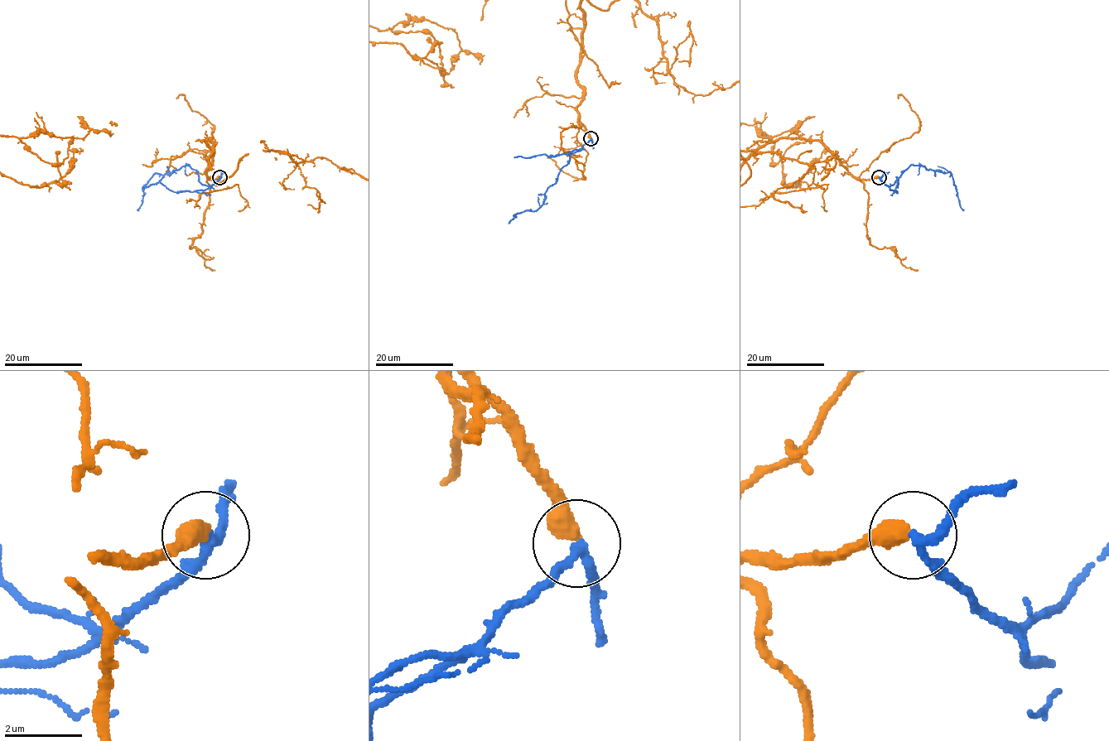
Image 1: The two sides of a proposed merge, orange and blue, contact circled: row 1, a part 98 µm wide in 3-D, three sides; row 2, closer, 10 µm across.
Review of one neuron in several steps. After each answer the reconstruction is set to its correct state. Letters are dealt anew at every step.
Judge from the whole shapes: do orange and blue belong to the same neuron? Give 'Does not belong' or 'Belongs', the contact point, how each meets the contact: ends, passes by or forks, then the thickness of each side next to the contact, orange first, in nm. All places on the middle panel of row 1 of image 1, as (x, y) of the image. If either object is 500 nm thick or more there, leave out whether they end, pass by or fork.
Belongs. Place: (590, 138). Thickness 500 nm (orange) against 240 nm

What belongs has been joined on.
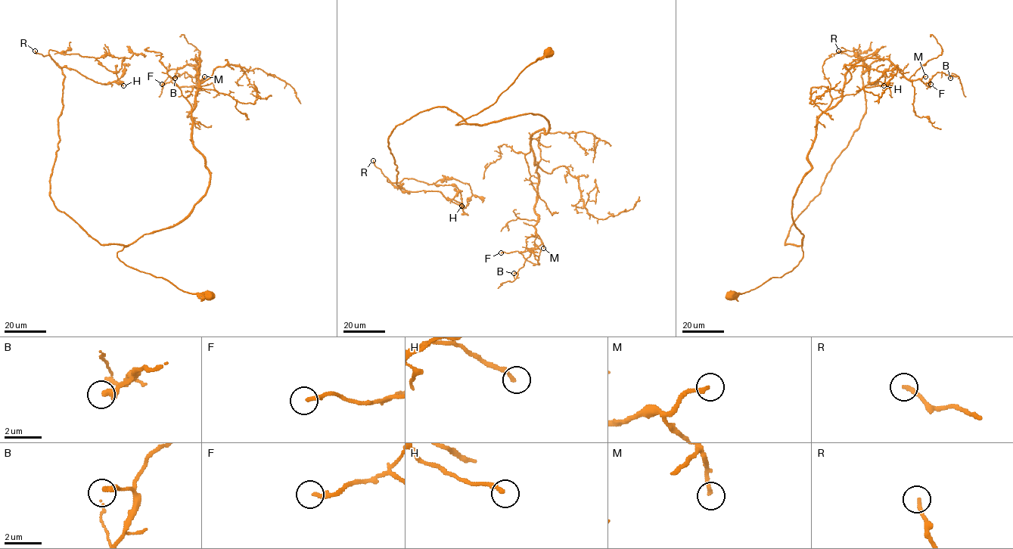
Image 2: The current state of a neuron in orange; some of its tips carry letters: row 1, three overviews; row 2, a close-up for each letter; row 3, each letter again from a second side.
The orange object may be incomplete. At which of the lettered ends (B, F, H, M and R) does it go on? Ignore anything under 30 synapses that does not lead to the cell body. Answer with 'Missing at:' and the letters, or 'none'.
Missing at: H, R

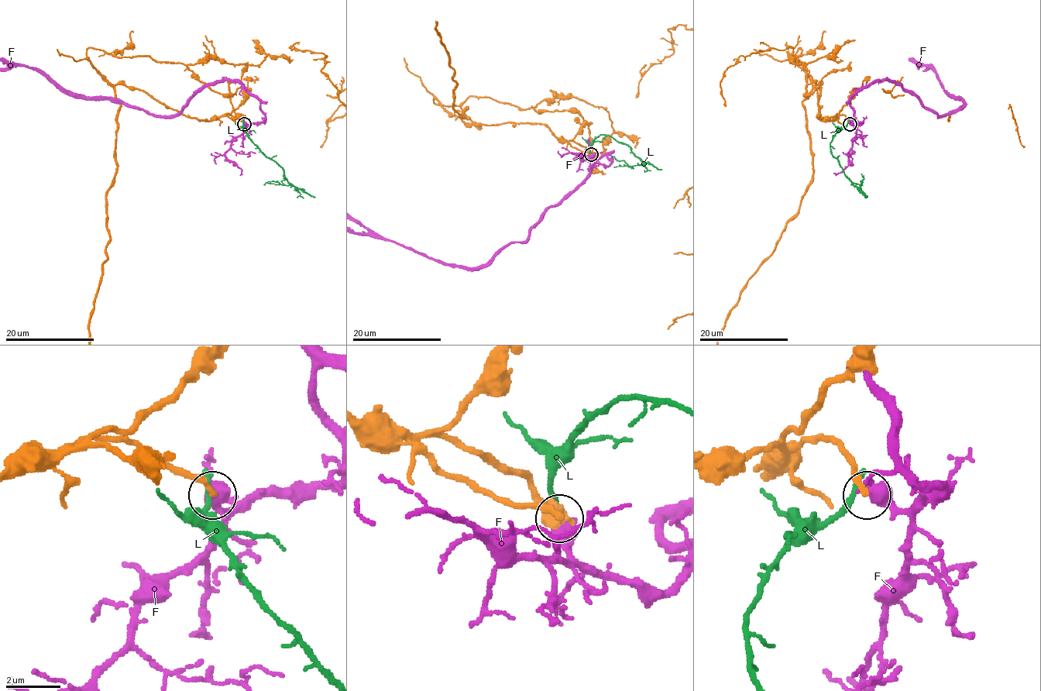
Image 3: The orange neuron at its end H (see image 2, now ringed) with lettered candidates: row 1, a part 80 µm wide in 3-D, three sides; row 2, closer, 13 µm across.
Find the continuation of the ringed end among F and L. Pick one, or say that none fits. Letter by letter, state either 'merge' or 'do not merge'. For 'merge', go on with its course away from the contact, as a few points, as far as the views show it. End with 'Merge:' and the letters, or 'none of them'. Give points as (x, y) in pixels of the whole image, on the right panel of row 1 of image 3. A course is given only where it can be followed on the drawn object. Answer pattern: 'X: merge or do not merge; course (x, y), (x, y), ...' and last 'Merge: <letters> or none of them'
F: do not merge
L: do not merge
Merge: none of them

